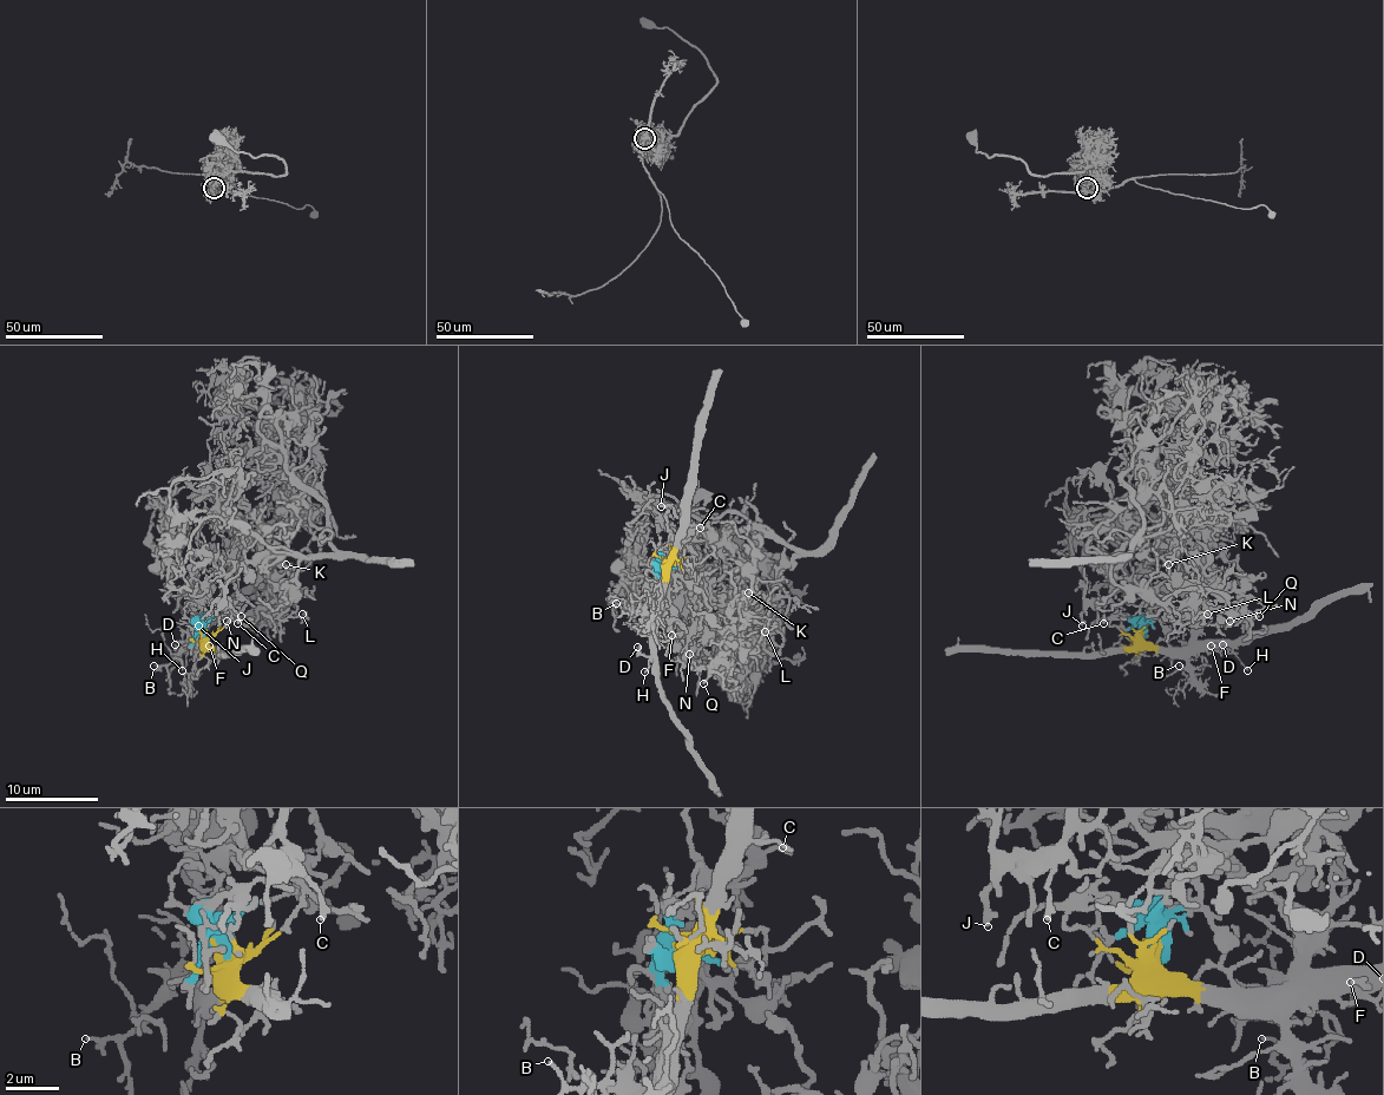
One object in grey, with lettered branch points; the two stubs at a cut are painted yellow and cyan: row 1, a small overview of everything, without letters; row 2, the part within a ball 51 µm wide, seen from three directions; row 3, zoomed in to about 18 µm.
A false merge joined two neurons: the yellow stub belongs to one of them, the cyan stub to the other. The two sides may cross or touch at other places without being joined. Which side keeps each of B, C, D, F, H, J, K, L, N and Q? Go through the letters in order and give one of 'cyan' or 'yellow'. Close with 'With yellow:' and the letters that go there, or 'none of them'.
B: yellow
C: cyan
D: yellow
F: yellow
H: yellow
J: cyan
K: cyan
L: cyan
N: cyan
Q: cyan
With yellow: B, D, F, H

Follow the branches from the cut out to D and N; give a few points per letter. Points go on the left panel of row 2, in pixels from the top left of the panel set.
D: (205, 635), (201, 647), (194, 644), (182, 651), (175, 644)
N: (205, 635), (210, 621), (235, 607), (230, 556), (266, 542), (277, 551), (268, 591), (235, 601), (225, 621)

